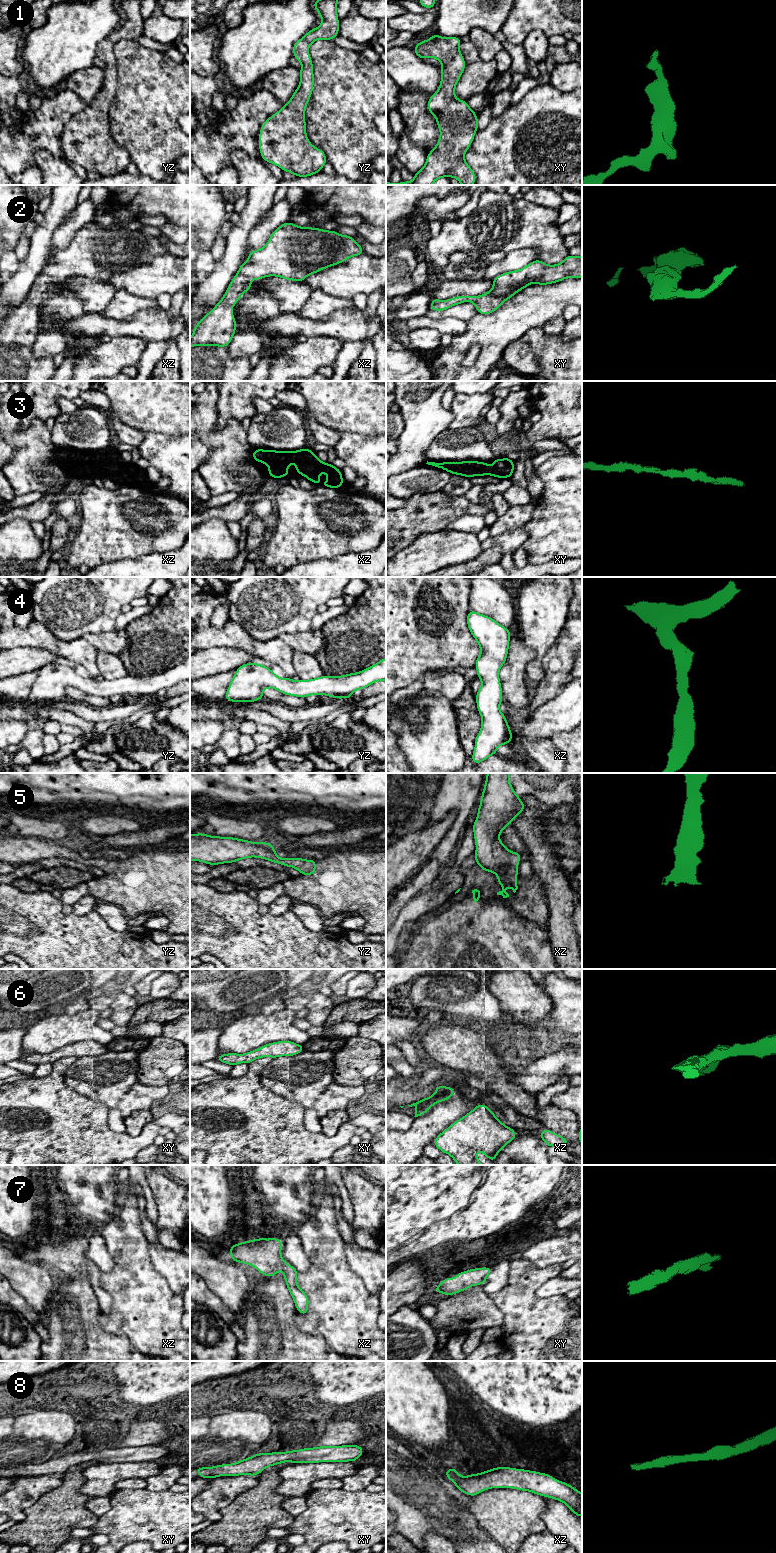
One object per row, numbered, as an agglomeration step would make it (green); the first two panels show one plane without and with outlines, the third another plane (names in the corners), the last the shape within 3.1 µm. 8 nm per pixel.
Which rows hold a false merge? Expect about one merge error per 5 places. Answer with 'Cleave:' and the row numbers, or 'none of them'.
Cleave: none of them

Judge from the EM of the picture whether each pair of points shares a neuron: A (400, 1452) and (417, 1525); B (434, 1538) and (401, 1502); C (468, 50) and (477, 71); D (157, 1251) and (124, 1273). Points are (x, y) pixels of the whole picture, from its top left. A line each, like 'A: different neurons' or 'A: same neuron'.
A: same neuron
B: different neurons
C: same neuron
D: different neurons

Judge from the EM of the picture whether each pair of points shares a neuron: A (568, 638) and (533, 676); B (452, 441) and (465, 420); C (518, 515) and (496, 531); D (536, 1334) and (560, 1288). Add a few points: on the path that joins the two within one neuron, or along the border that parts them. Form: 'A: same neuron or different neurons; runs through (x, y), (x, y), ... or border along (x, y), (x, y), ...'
A: different neurons; border along (553, 644), (542, 660), (544, 676), (532, 686)
B: different neurons; border along (477, 426), (448, 428)
C: same neuron; runs through (513, 518), (501, 526)
D: different neurons; border along (558, 1275), (548, 1279), (537, 1290), (536, 1295)

